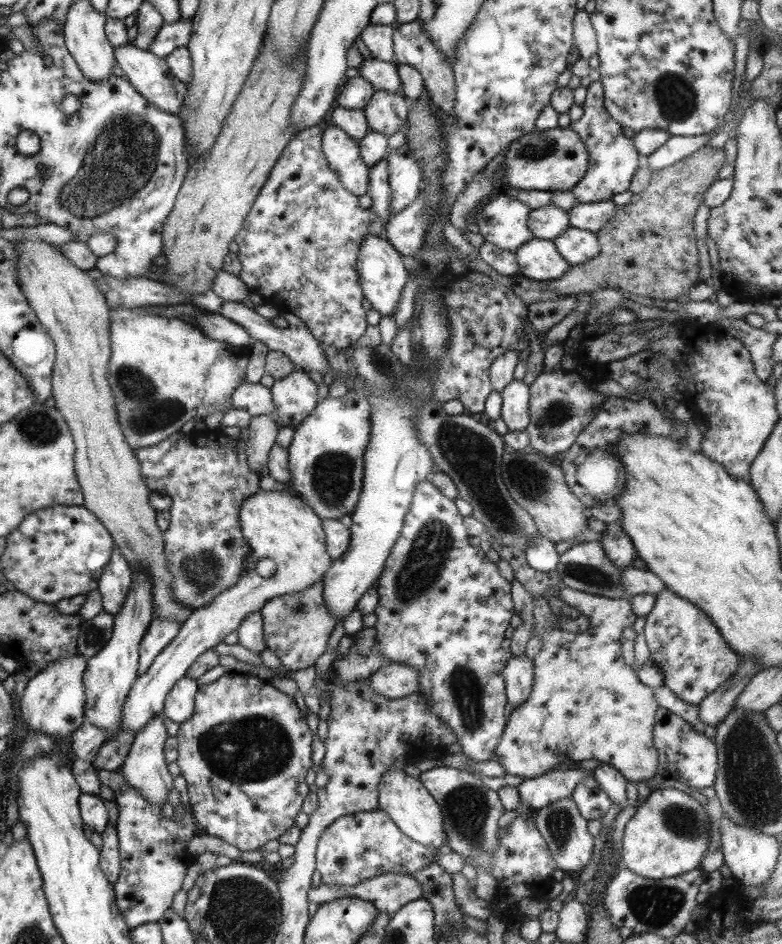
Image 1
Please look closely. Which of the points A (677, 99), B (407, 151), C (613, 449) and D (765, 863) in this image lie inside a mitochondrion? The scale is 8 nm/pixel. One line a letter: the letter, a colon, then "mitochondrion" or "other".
A: mitochondrion
B: other
C: other
D: other

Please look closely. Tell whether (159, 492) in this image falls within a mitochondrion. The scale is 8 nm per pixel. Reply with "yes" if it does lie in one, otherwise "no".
no

